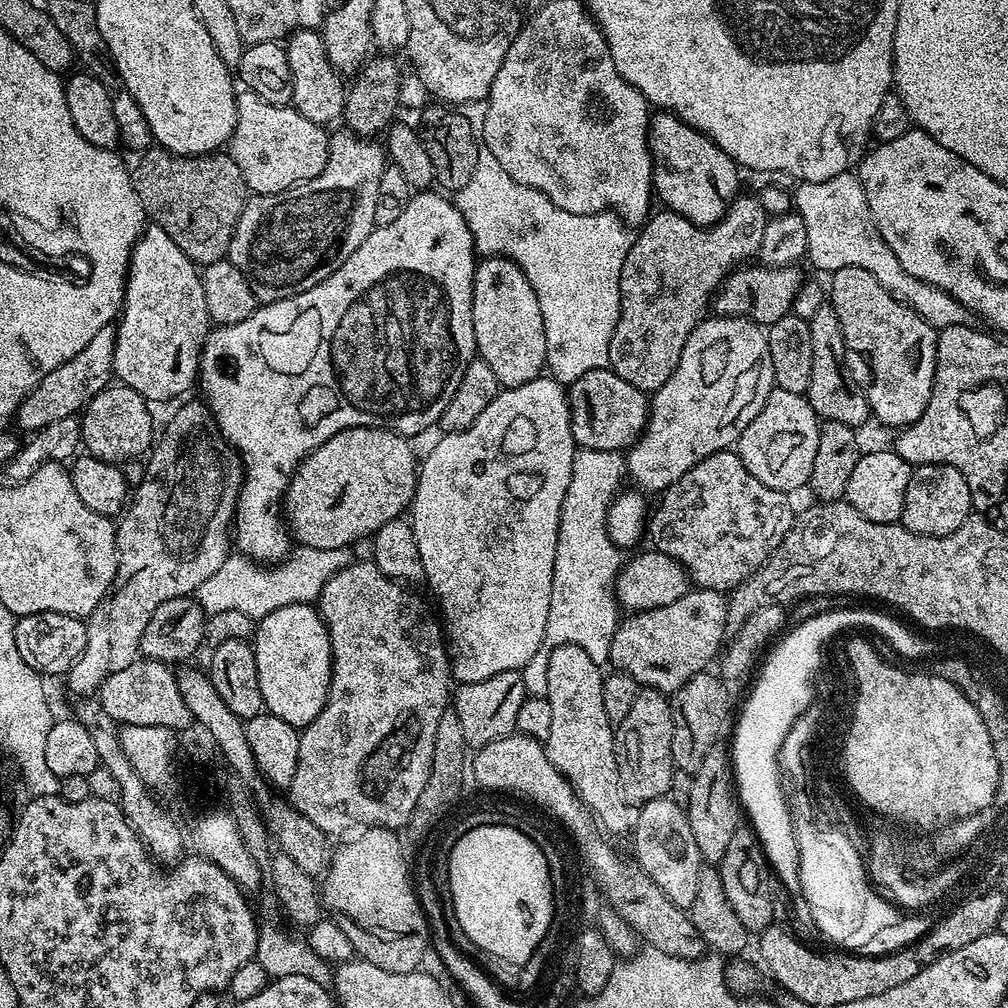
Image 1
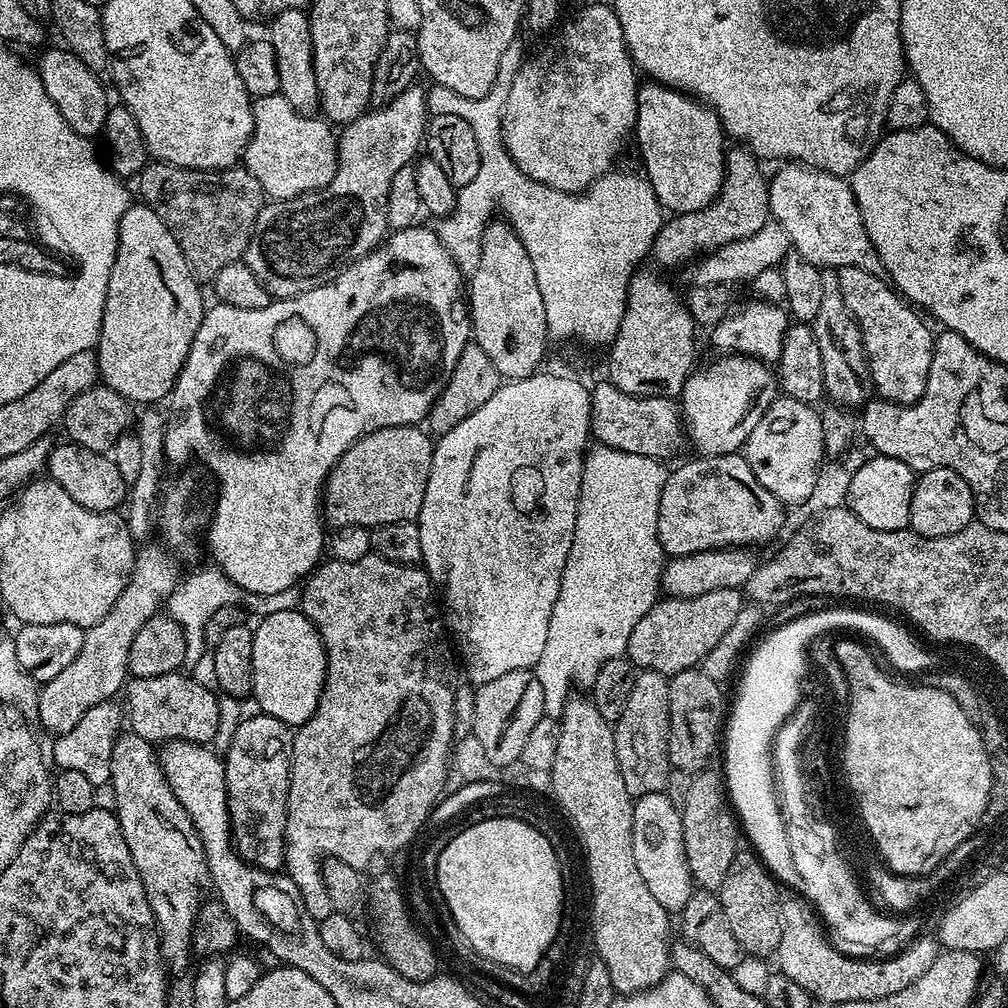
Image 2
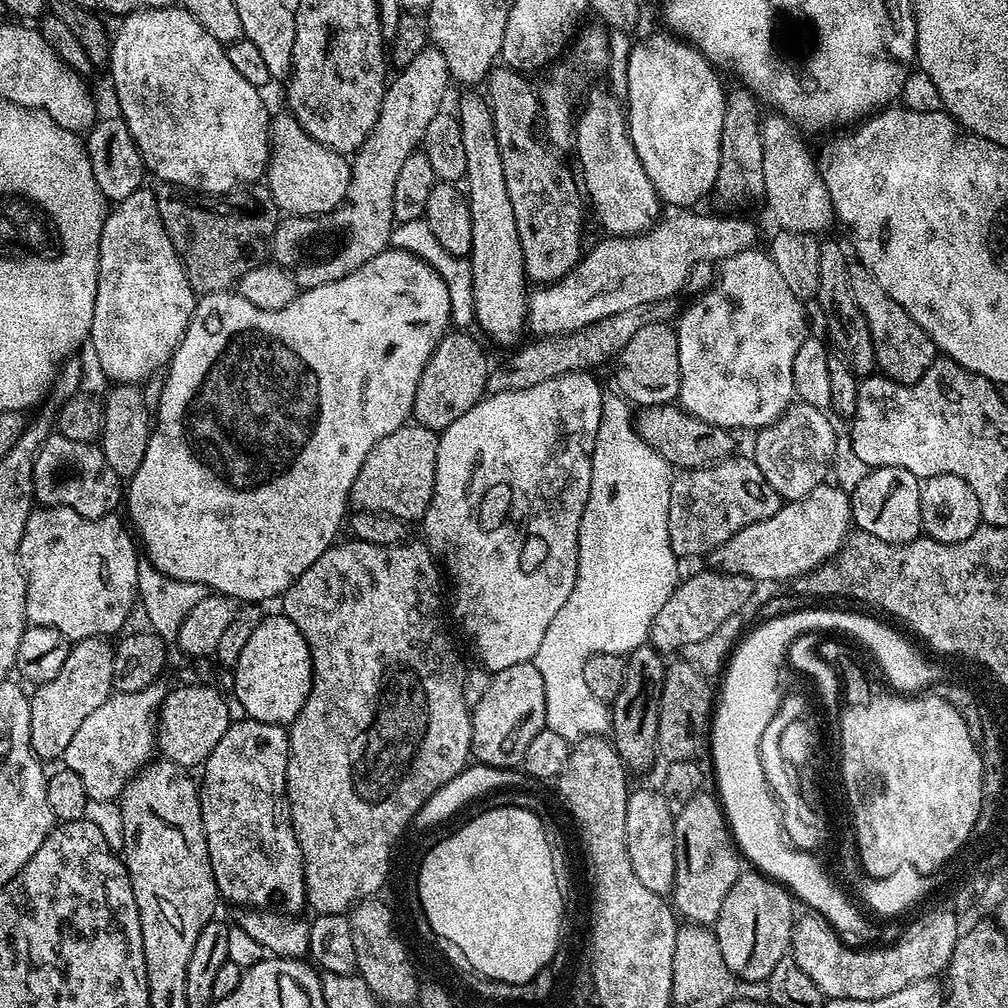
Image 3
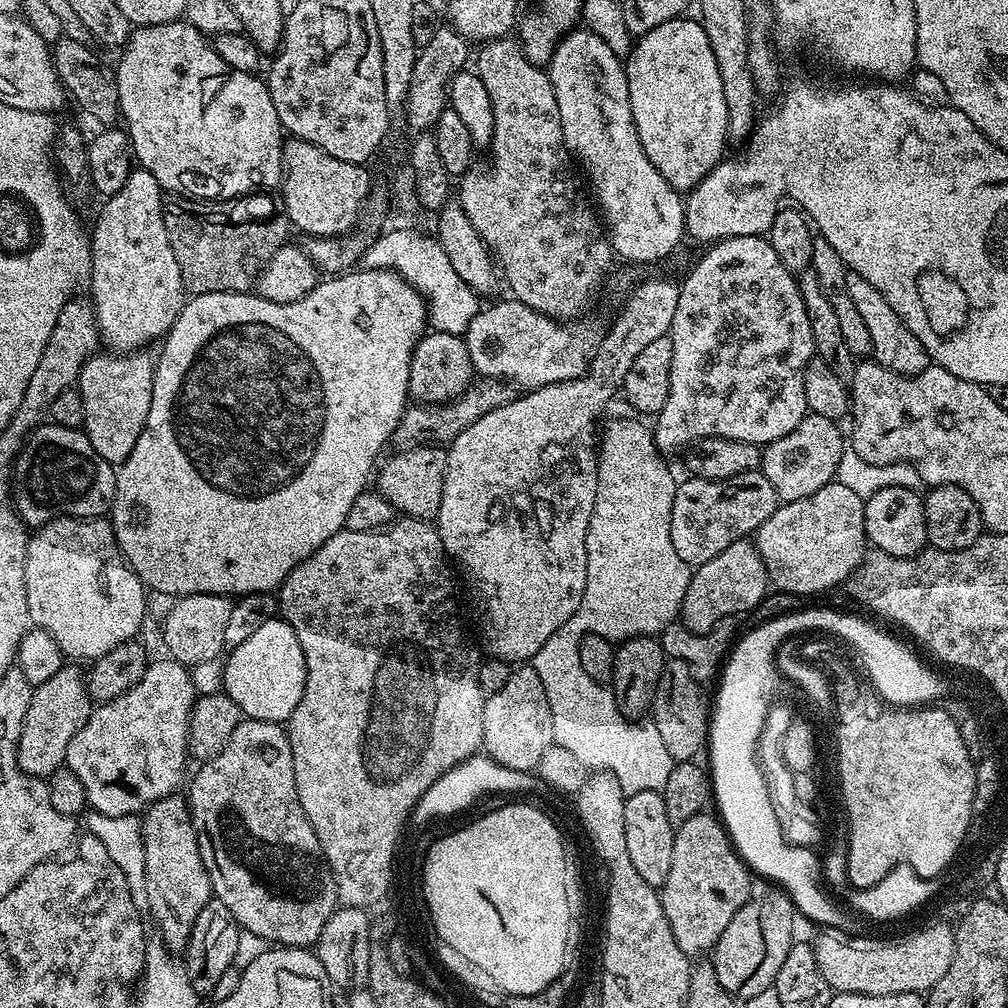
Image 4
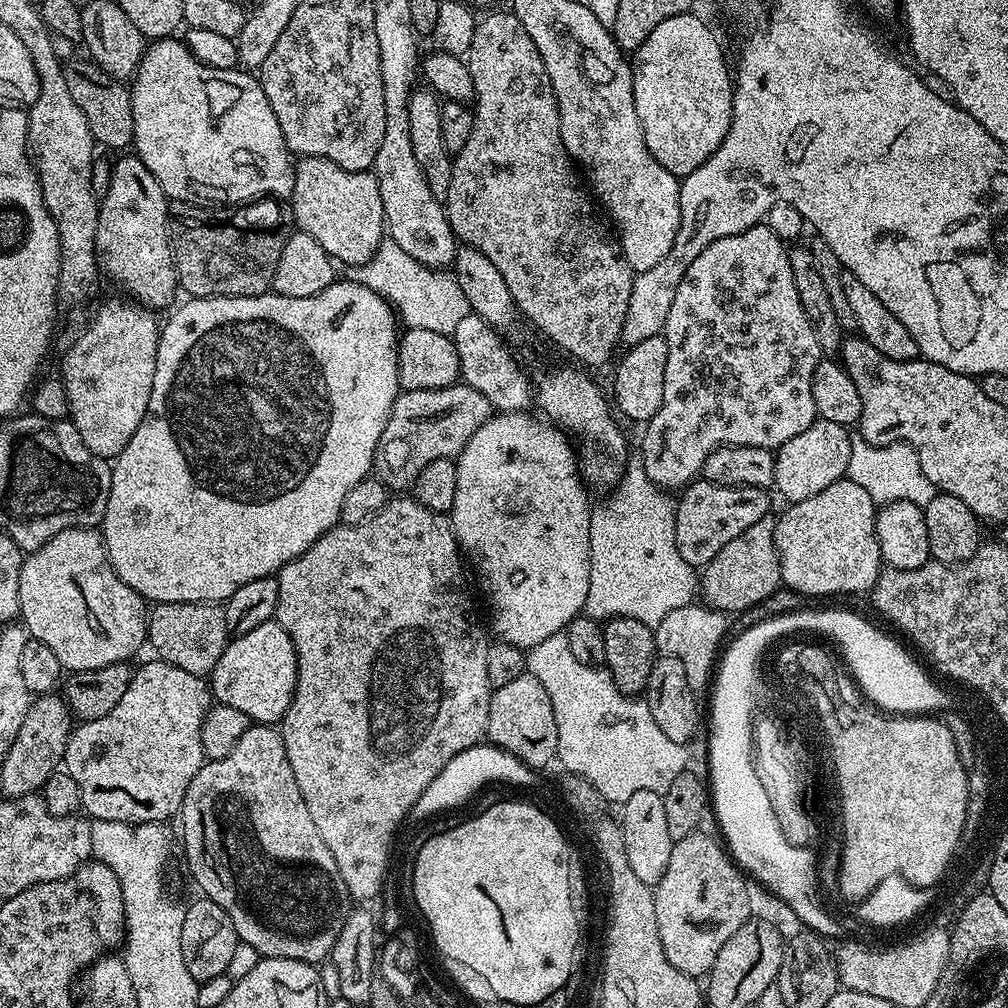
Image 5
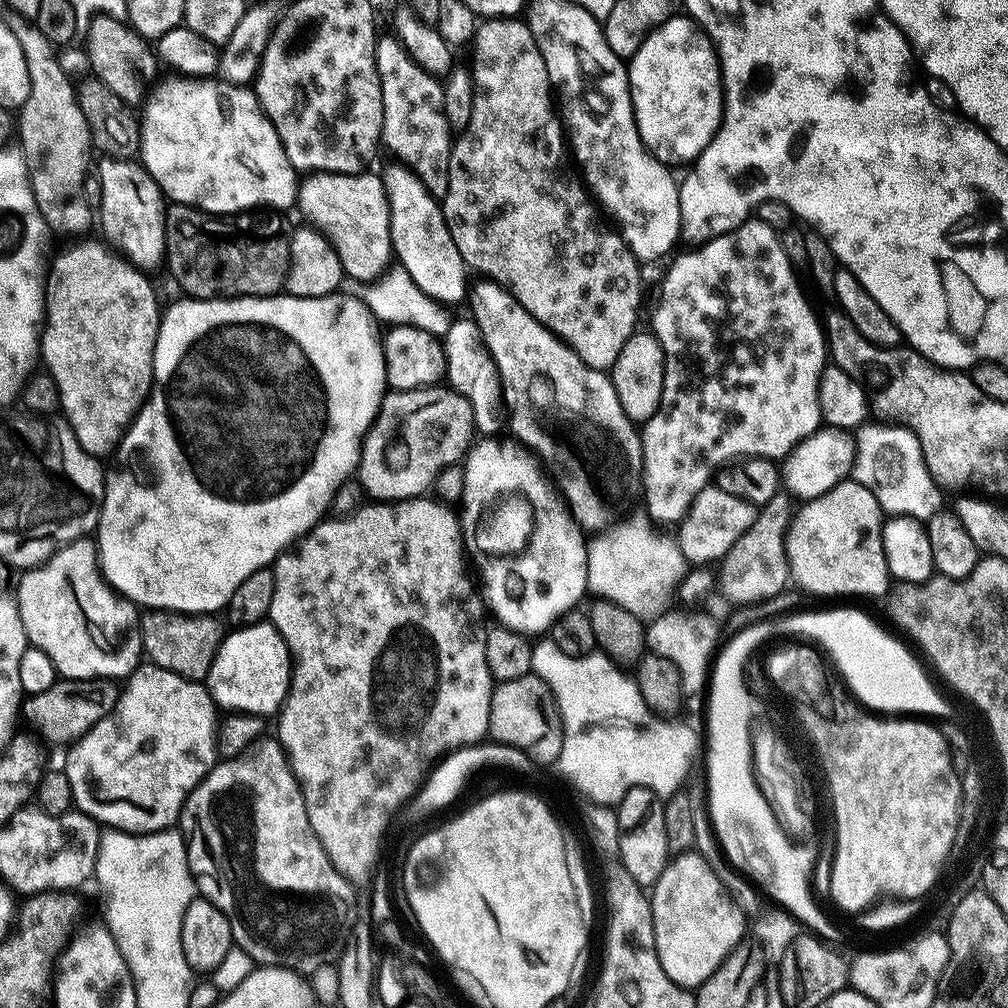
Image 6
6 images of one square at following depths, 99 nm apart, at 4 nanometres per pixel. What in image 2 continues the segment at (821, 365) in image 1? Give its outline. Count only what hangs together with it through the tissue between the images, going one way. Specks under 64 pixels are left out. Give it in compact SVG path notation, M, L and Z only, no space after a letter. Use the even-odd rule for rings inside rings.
M824 270L821 271L820 277L822 278L822 302L818 305L818 314L810 323L814 338L818 342L818 351L822 354L824 394L833 405L856 410L867 404L870 399L868 355L864 352L860 327L842 298L837 273Z

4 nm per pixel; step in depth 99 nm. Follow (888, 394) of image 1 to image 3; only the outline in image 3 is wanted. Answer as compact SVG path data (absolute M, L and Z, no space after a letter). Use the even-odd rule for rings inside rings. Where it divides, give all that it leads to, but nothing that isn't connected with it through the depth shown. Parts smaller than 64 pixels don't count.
M859 262L849 267L848 278L854 302L858 302L862 314L866 314L870 338L874 342L876 368L897 384L917 384L938 355L932 337L922 326L918 326L918 322L914 322L914 318L910 318L901 304L894 302L894 298L882 290L882 286L878 286L871 272Z

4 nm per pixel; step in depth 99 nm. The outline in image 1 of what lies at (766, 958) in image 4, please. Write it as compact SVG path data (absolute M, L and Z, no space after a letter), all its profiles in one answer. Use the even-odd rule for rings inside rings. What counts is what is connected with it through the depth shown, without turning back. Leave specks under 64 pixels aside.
M741 826L734 830L734 838L730 838L730 846L726 846L726 854L718 862L720 877L722 878L723 889L738 918L742 918L742 926L746 926L749 933L759 934L773 923L772 916L772 884L773 873L770 871L768 857L764 855L764 845L760 843L759 836L751 827Z

